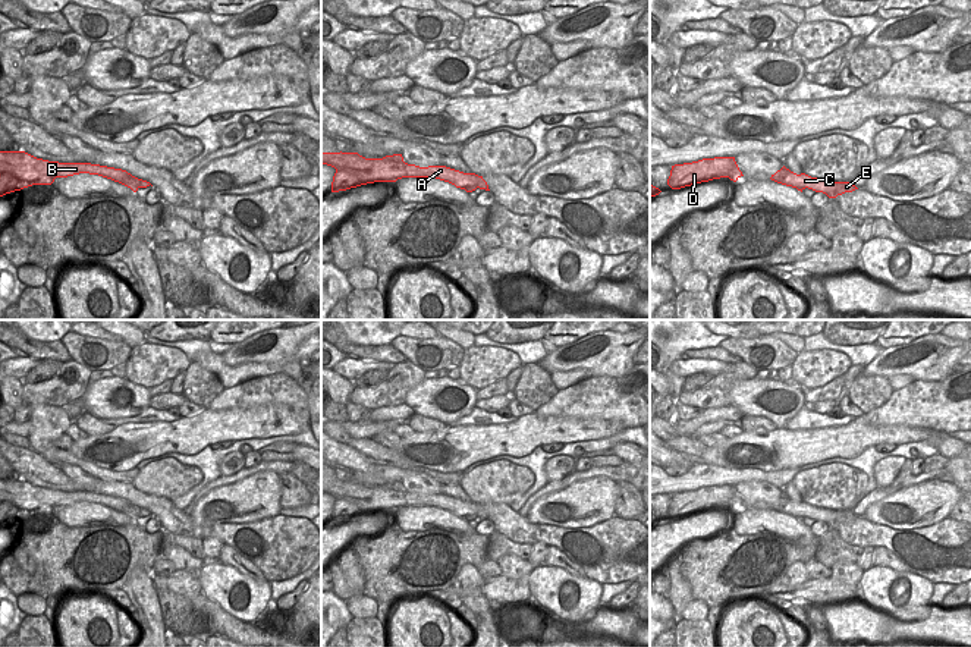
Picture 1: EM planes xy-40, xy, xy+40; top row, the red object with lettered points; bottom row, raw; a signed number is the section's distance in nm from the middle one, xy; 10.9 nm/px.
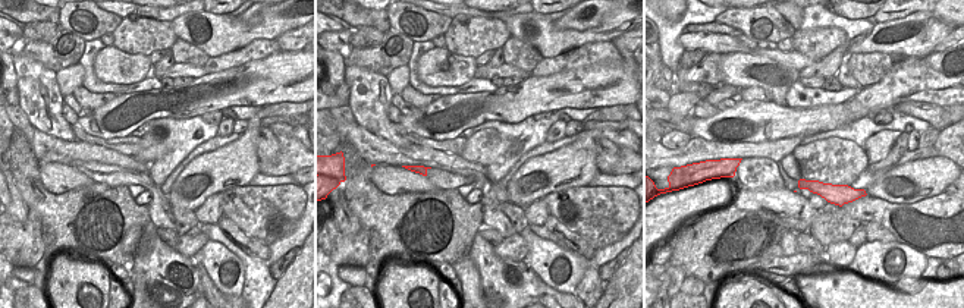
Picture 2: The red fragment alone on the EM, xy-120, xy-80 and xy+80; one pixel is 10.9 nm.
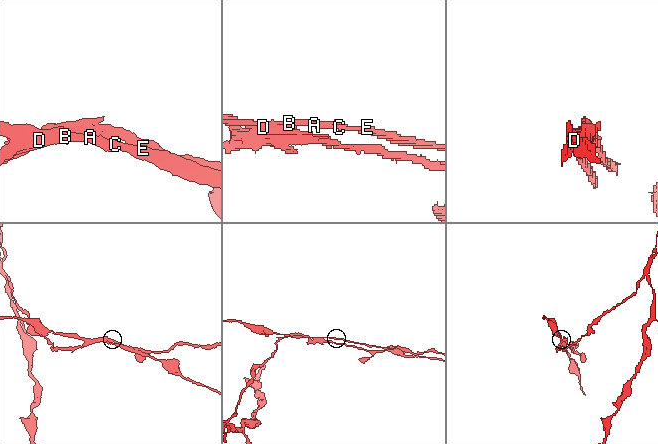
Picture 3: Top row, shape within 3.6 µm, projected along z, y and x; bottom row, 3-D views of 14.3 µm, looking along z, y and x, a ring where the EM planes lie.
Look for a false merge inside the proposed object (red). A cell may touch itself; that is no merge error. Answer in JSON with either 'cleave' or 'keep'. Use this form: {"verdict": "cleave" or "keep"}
{"verdict": "cleave"}

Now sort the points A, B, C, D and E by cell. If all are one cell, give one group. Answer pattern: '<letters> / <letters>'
A B C E / D

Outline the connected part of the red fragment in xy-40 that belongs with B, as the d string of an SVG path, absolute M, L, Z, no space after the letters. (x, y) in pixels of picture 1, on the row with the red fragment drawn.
M0 151L0 173L10 173L19 180L32 185L51 185L56 178L67 178L79 173L98 175L119 182L133 192L151 183L138 179L122 169L91 163L59 163L37 158L25 151Z

